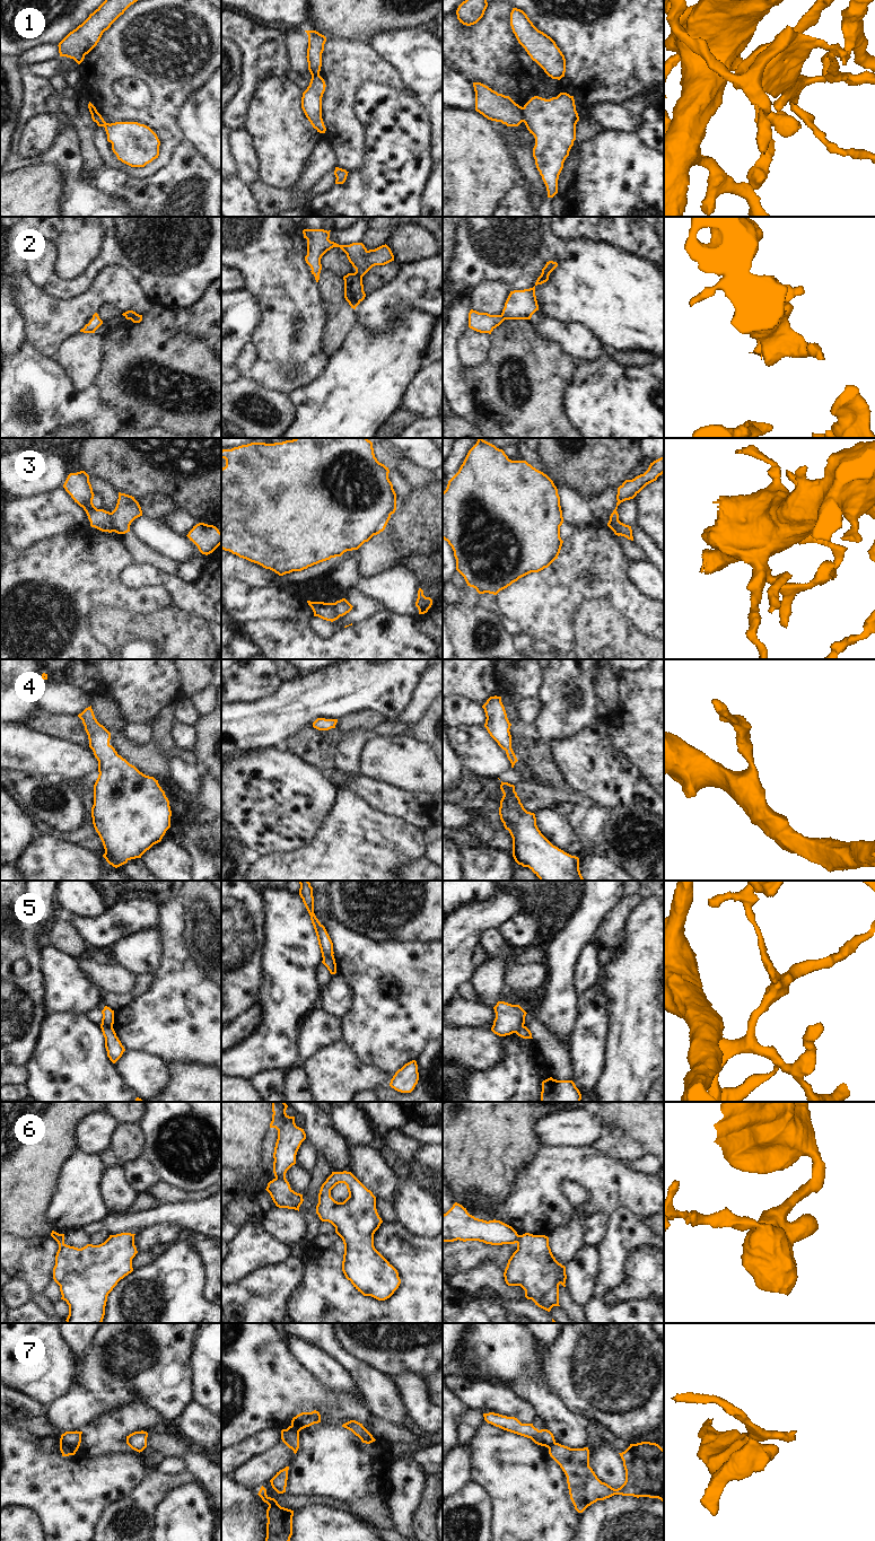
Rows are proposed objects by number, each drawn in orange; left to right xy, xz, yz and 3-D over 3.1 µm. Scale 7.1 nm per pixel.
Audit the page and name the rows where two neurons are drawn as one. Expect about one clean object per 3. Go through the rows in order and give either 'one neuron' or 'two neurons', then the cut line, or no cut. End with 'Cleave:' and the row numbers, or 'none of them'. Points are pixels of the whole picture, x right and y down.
1: two neurons; cut in yz along (522, 107), (523, 121)
2: two neurons; cut in xz along (351, 273), (361, 278)
3: two neurons; cut in xy along (110, 513), (114, 531)
4: one neuron; no cut
5: two neurons; cut in xy along (112, 1026), (102, 1029)
6: two neurons; cut in xz along (285, 1175), (276, 1178)
7: two neurons; cut in xy along (60, 1443), (77, 1448)
Cleave: 1, 2, 3, 5, 6, 7

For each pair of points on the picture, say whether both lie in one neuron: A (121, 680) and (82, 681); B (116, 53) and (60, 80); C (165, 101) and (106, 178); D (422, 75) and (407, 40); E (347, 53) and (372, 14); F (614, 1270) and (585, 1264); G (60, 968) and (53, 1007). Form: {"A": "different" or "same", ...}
{"A": "different", "B": "different", "C": "different", "D": "same", "E": "different", "F": "different", "G": "same"}

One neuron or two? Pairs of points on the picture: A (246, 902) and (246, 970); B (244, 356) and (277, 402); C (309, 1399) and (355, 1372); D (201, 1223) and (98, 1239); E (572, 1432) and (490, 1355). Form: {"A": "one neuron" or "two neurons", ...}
{"A": "one neuron", "B": "one neuron", "C": "two neurons", "D": "two neurons", "E": "one neuron"}

